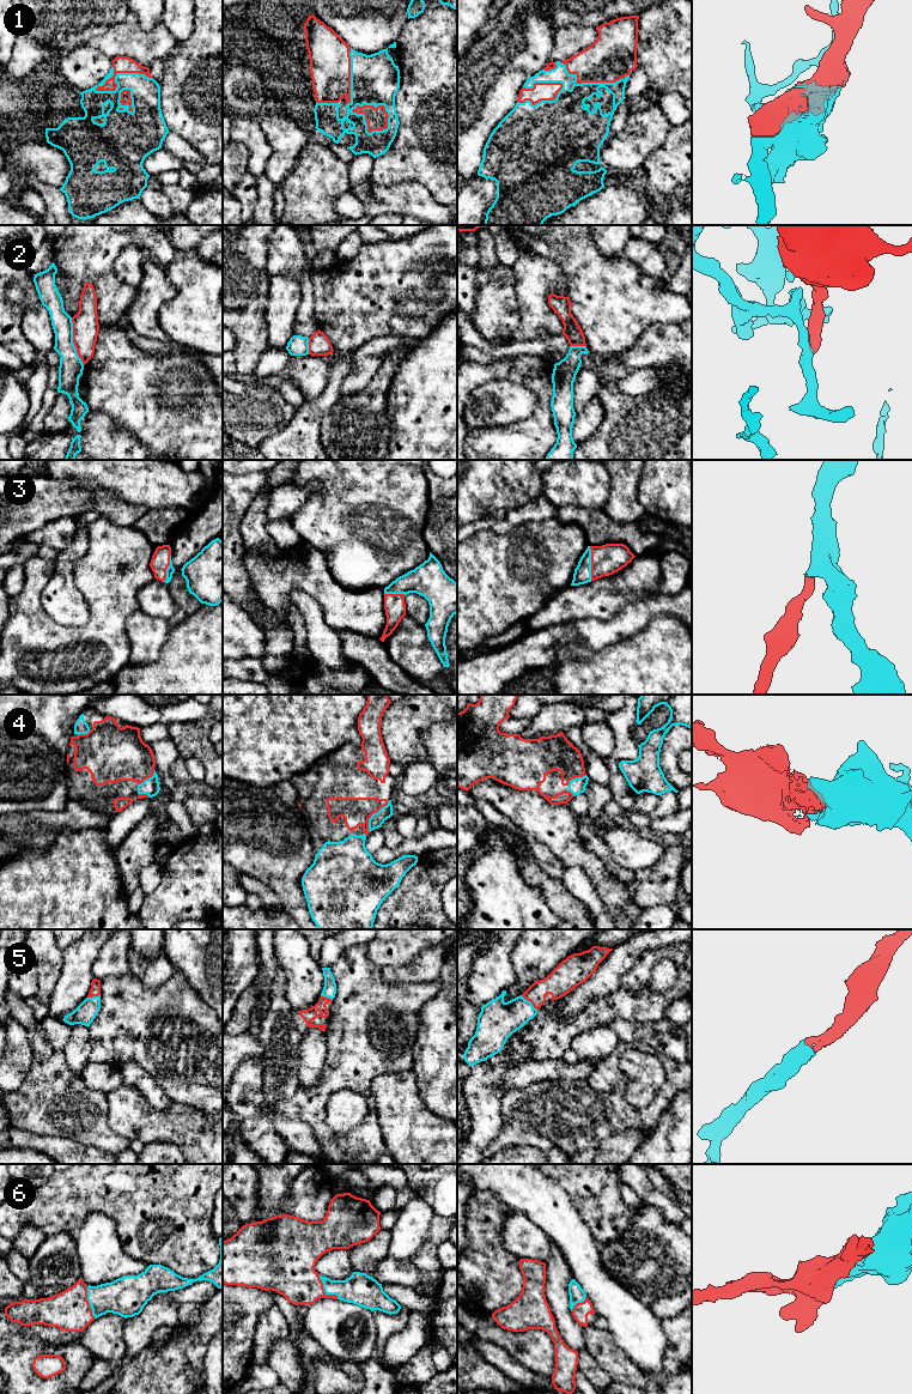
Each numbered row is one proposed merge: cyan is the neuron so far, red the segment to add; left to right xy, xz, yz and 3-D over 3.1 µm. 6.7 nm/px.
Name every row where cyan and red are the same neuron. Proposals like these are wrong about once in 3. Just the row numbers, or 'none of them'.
1, 3, 4, 5, 6

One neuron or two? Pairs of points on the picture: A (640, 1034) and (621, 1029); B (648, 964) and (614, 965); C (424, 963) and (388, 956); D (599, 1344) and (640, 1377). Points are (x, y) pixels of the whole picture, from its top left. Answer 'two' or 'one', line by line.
A: one
B: two
C: two
D: one

